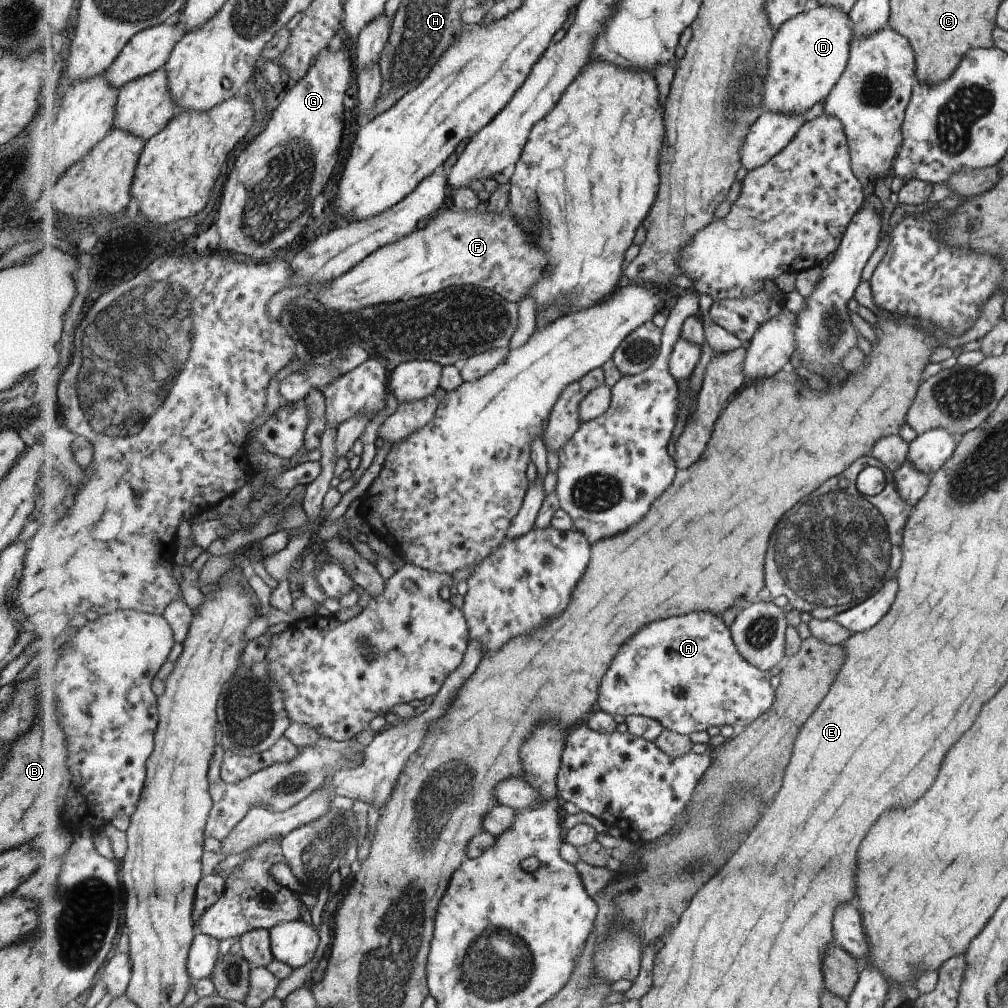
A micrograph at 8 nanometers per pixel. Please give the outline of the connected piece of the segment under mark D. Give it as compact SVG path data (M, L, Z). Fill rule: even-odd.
M817 3L811 4L797 18L785 22L776 33L769 50L767 78L765 78L765 92L763 92L763 106L766 110L793 116L793 114L806 114L813 106L824 103L847 69L853 36L850 14L845 14L839 8L829 8Z

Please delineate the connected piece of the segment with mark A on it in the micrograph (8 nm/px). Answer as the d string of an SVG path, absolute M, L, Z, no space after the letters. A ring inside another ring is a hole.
M701 610L693 614L655 620L623 644L603 677L597 708L624 717L651 717L661 722L665 729L689 736L694 732L715 732L718 726L727 724L739 730L757 723L759 717L771 710L777 693L777 688L773 688L771 684L771 678L771 672L759 670L737 650L731 630L725 626L721 615Z

